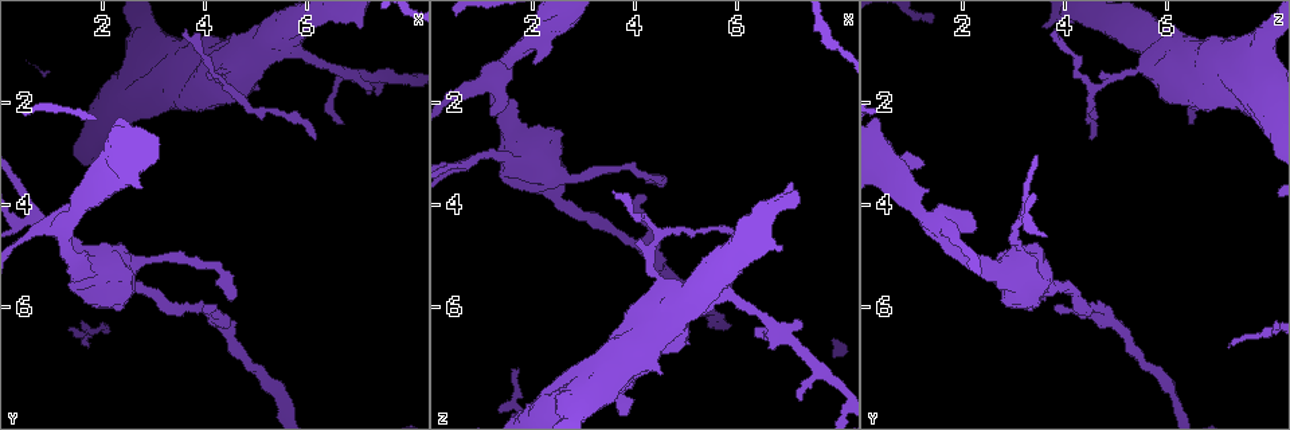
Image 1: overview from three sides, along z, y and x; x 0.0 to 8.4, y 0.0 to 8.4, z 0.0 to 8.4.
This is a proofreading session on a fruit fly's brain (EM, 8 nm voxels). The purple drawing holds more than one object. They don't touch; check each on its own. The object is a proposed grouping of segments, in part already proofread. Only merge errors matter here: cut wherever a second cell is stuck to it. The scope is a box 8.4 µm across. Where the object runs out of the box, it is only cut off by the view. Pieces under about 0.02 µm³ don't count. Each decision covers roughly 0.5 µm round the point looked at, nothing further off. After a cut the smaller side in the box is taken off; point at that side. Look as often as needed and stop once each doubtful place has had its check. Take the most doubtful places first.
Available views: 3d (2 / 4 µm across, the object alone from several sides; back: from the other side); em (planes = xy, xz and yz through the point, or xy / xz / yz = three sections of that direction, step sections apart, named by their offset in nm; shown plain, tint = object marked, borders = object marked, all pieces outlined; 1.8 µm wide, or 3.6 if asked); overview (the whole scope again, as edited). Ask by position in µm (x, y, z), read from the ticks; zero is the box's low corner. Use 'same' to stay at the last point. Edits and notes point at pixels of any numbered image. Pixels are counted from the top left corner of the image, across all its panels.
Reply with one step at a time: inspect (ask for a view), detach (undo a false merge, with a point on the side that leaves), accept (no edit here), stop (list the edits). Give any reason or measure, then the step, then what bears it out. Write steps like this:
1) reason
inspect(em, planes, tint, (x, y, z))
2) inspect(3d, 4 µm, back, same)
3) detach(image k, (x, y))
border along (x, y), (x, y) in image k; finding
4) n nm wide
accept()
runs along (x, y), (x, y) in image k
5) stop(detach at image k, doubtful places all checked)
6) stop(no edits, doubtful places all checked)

inspect(em, 3.6 µm, planes, plain, (0.70, 4.30, 3.15))

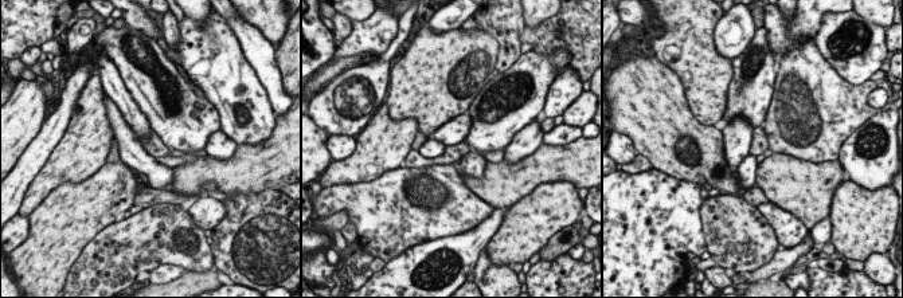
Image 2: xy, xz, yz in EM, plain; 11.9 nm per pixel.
inspect(em, 3.6 µm, planes, borders, same)

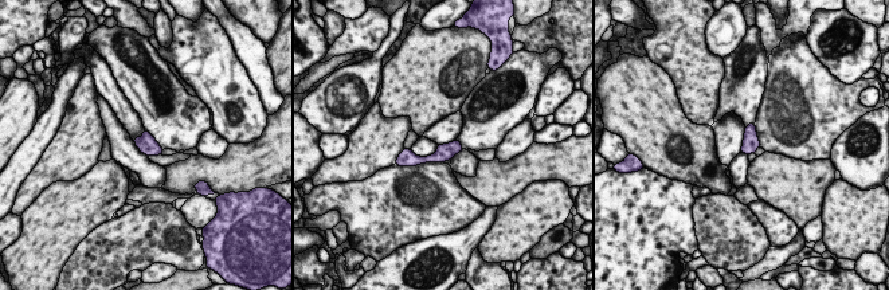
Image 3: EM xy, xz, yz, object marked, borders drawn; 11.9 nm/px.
accept()
runs along (458, 148), (423, 160), (406, 155) in image 3; continuous, no second cell

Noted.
sudden change in width
inspect(3d, 4 µm, (1.75, 5.10, 3.15))

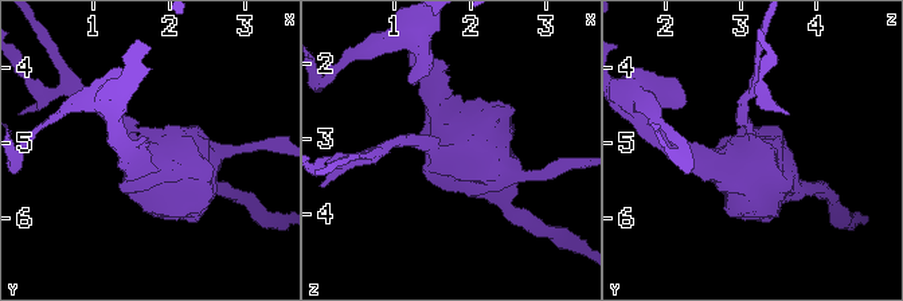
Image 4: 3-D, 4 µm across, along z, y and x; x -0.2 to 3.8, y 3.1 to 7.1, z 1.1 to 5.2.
need the tissue
inspect(em, 3.6 µm, planes, tint, (1.75, 5.10, 3.25))

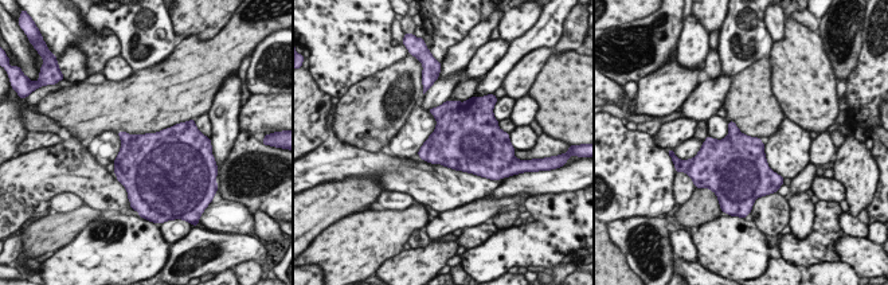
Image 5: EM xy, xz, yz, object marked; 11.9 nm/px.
accept()
continuous, no second cell

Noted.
sudden change in width
inspect(3d, 4 µm, (1.20, 4.40, 1.55))

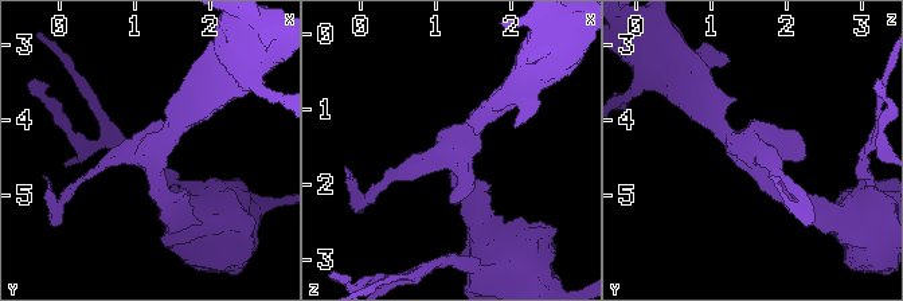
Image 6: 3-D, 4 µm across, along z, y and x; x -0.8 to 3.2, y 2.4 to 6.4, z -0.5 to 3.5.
inspect(em, planes, borders, (1.25, 4.45, 1.60))

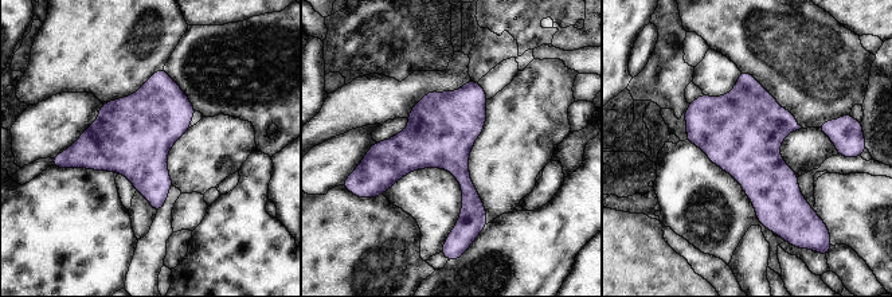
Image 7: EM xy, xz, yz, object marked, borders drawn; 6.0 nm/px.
accept()
all the same cell

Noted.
stop(no edits, doubtful places all checked)

